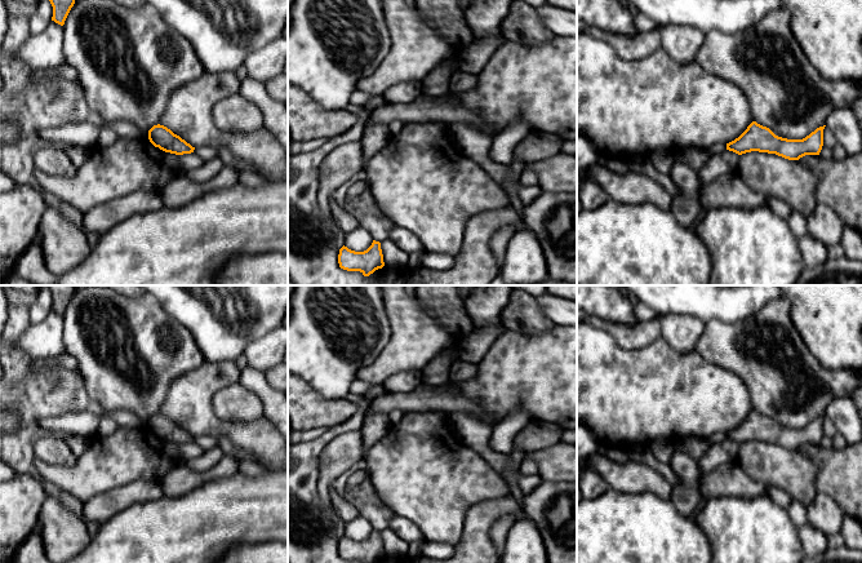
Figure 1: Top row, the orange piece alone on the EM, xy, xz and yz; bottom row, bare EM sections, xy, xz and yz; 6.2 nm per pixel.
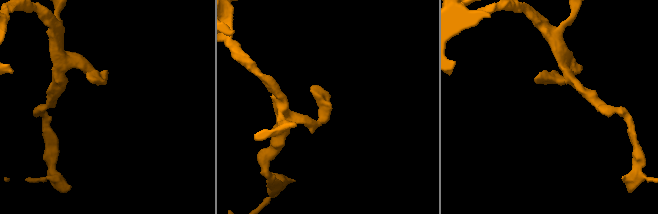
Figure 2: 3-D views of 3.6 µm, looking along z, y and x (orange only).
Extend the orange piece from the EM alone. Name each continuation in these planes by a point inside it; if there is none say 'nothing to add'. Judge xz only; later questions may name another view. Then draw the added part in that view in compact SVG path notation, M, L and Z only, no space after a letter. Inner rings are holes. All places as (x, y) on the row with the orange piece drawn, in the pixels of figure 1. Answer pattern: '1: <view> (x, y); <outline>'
nothing to add

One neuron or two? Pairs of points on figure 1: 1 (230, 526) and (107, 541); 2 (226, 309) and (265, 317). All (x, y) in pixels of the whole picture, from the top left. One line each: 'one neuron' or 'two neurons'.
1: one neuron
2: one neuron

